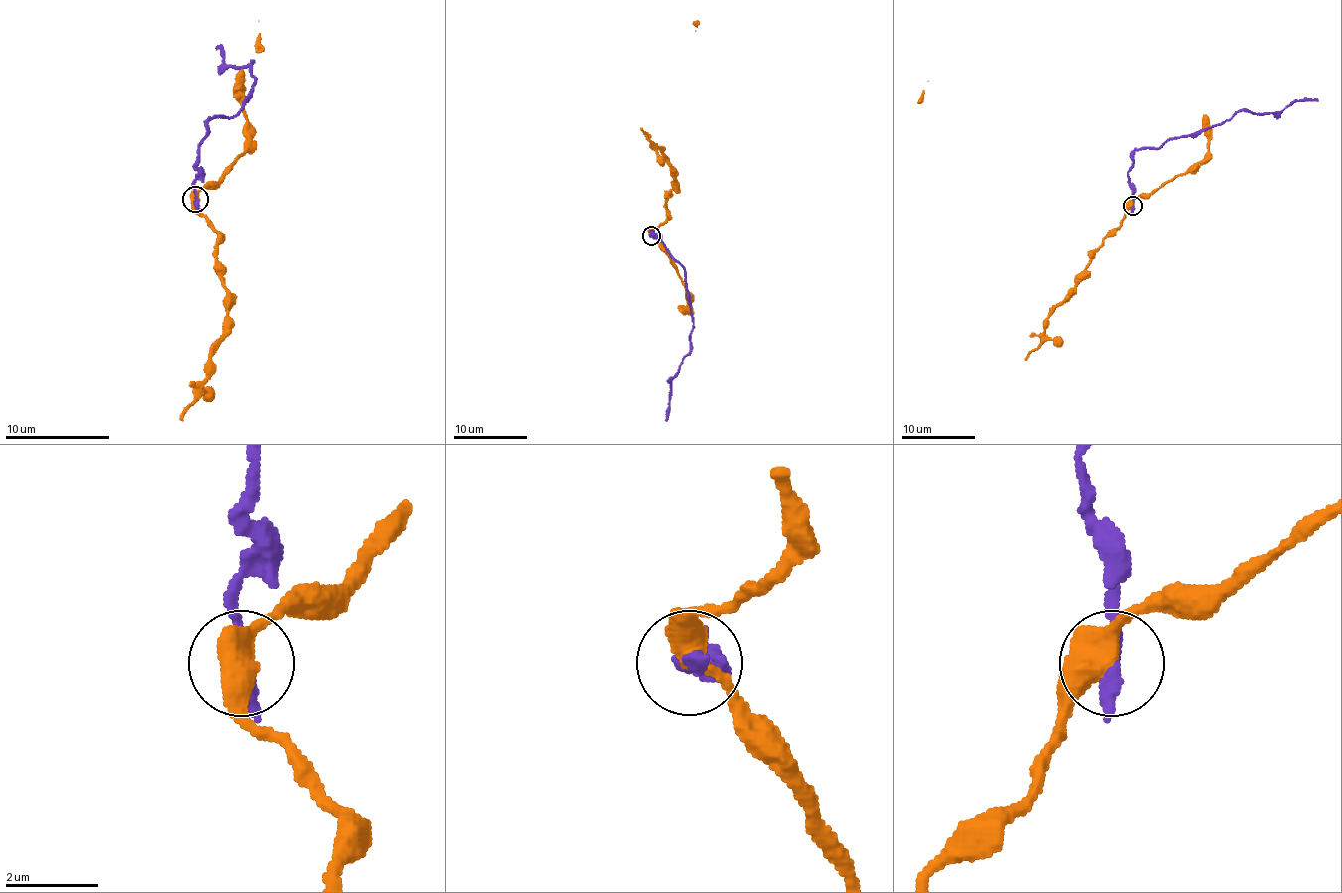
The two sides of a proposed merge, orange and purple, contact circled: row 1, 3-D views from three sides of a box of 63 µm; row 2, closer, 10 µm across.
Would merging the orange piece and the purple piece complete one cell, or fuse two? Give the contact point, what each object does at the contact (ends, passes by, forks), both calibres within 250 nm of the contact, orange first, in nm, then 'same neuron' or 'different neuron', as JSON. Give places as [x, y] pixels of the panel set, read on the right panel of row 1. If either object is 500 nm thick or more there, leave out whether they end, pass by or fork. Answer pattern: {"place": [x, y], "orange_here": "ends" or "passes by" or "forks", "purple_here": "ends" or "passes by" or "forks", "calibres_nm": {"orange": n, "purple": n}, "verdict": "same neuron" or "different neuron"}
{"place": [1133, 205], "calibres_nm": {"orange": 500, "purple": 360}, "verdict": "different neuron"}

